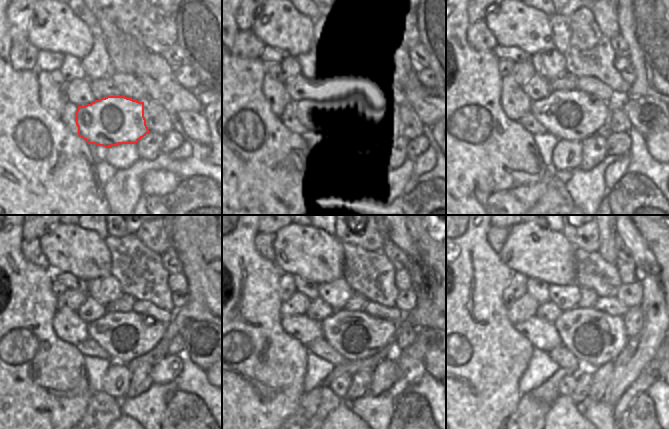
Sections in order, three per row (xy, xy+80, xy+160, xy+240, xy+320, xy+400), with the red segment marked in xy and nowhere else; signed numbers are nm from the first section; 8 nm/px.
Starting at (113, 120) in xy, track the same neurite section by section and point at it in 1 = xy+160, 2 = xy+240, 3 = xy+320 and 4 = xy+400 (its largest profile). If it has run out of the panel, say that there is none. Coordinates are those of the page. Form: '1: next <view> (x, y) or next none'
1: next xy+160 (574, 115)
2: next xy+240 (125, 336)
3: next xy+320 (354, 335)
4: next xy+400 (594, 337)

